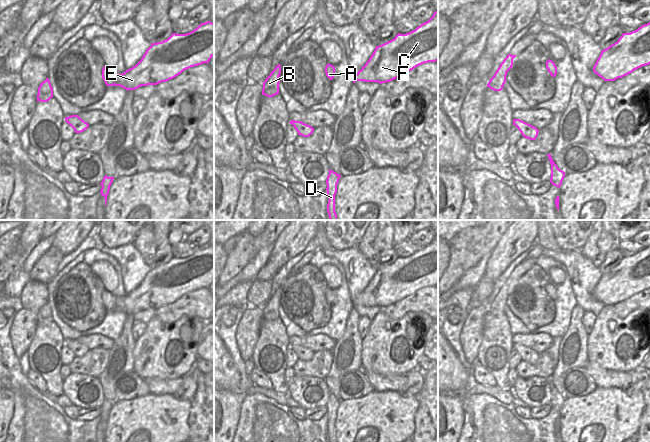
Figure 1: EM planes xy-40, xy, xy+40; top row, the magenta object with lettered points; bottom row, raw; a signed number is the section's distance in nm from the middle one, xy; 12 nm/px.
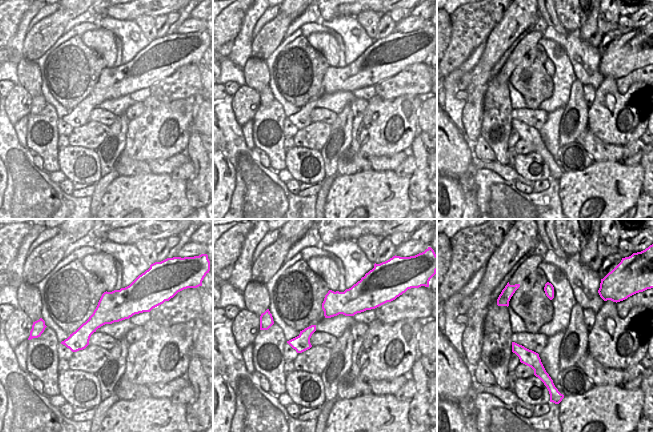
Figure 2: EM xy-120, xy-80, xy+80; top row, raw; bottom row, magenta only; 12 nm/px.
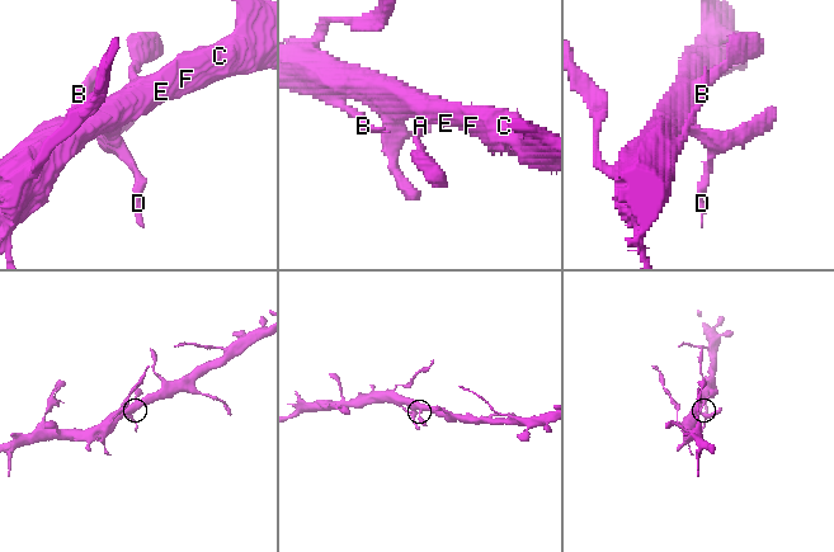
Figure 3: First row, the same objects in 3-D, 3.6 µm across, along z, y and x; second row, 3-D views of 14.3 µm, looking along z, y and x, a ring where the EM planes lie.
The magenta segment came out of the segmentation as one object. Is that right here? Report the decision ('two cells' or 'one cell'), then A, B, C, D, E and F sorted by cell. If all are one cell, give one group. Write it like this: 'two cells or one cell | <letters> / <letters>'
one cell | A B C D E F

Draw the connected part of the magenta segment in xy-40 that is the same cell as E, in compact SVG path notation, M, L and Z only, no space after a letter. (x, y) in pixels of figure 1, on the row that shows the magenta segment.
M207 21L189 33L172 33L162 42L152 43L141 60L122 74L104 66L102 78L106 86L135 90L166 82L191 67L208 64L213 56L214 23Z

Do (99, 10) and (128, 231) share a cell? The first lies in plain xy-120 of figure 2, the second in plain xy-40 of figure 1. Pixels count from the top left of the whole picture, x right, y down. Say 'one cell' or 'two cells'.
one cell

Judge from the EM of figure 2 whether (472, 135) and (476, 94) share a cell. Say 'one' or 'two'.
one

